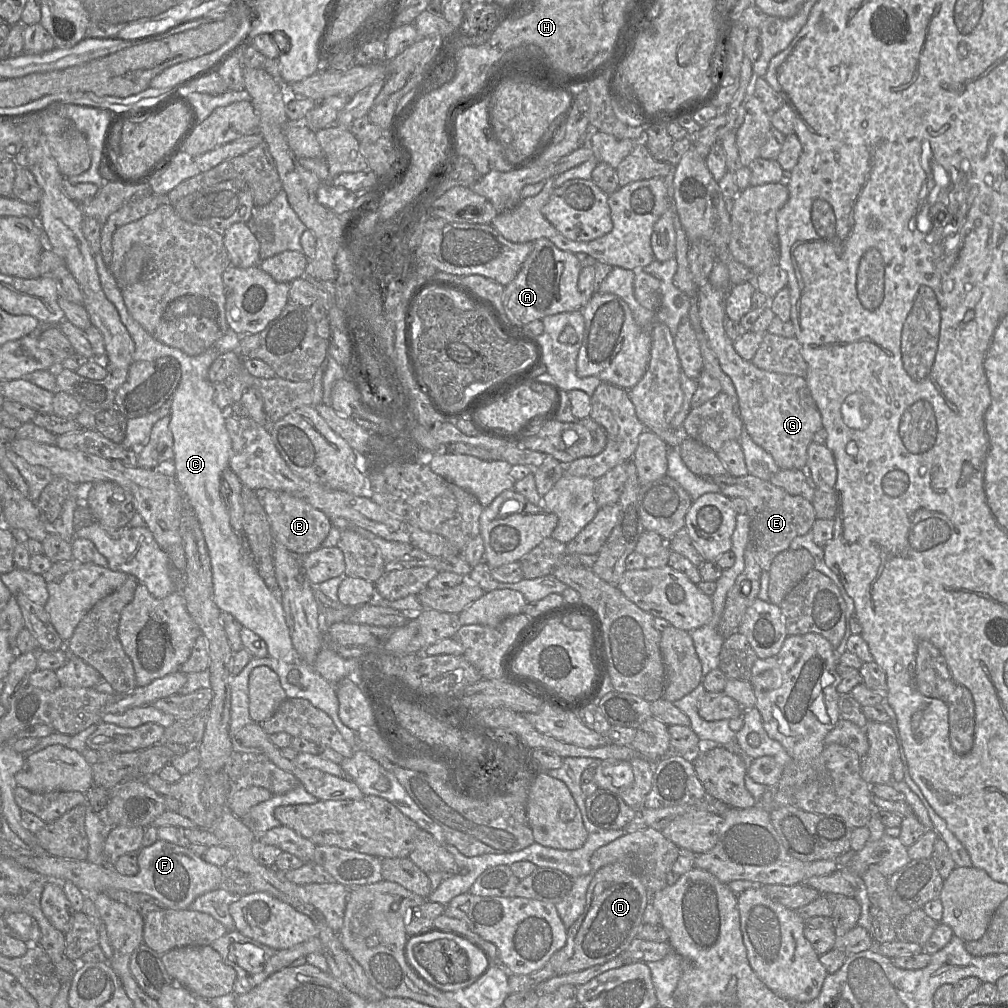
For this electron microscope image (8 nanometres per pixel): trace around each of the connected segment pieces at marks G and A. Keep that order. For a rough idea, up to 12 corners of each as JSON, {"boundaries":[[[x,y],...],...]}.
{"boundaries":[[[698,290],[709,346],[752,440],[802,470],[823,427],[806,379],[762,370],[725,332],[725,292]],[[547,238],[504,288],[508,320],[582,311],[583,267]]]}

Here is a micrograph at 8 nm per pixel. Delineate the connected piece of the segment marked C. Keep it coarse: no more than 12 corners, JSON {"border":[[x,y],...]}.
{"border":[[208,378],[173,393],[174,477],[196,510],[214,600],[299,658],[282,603],[244,557],[220,495],[226,414]]}

